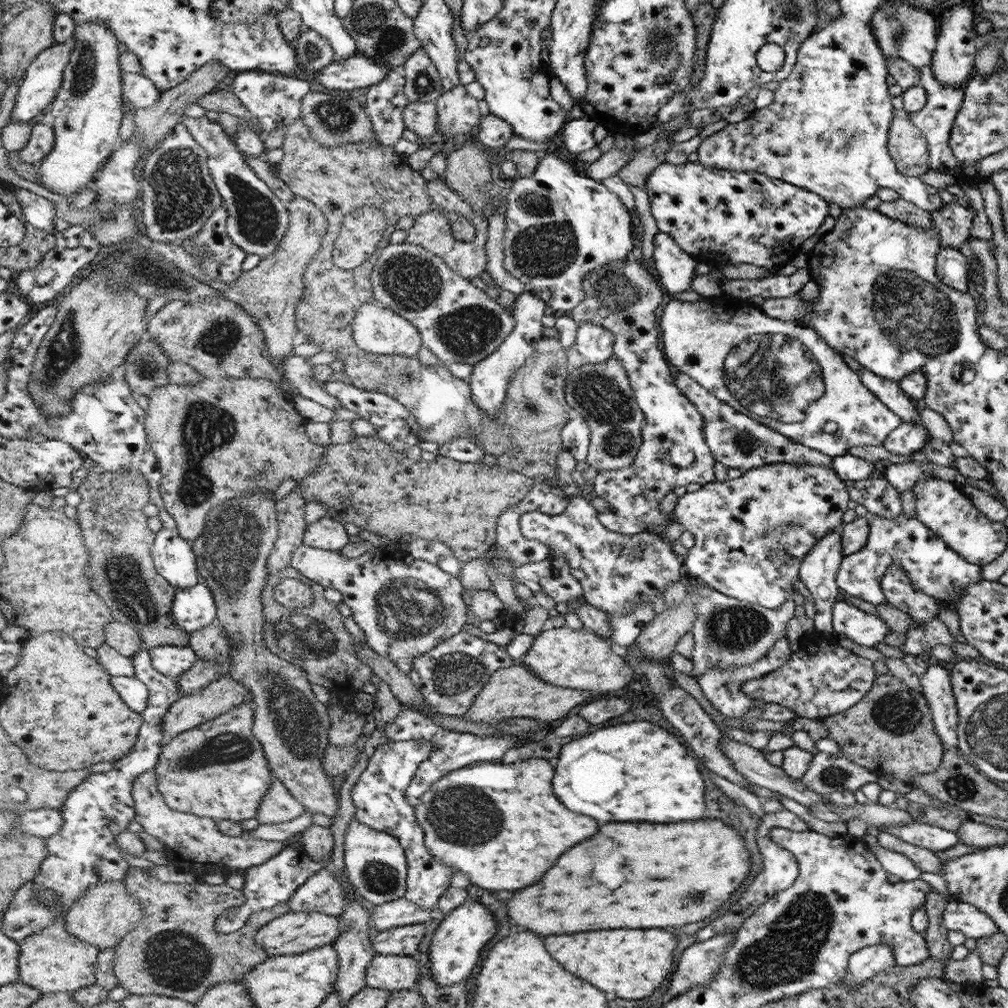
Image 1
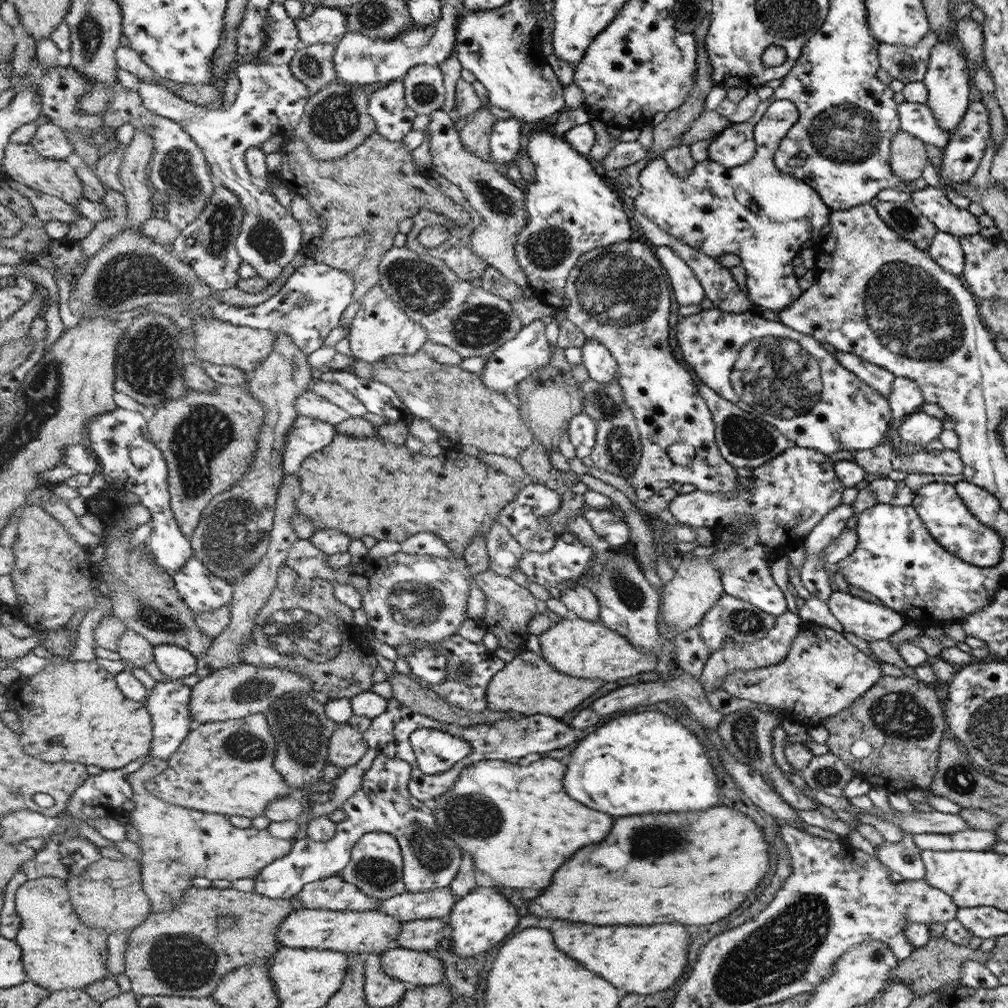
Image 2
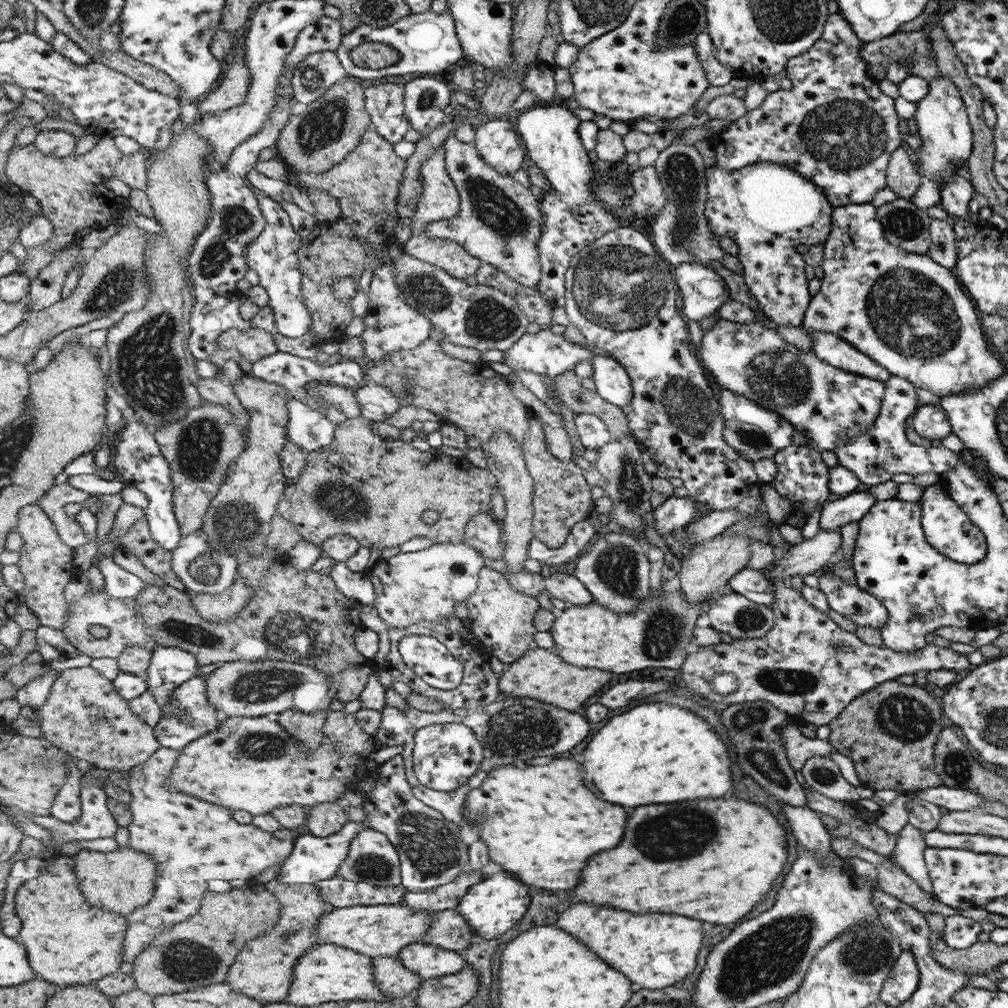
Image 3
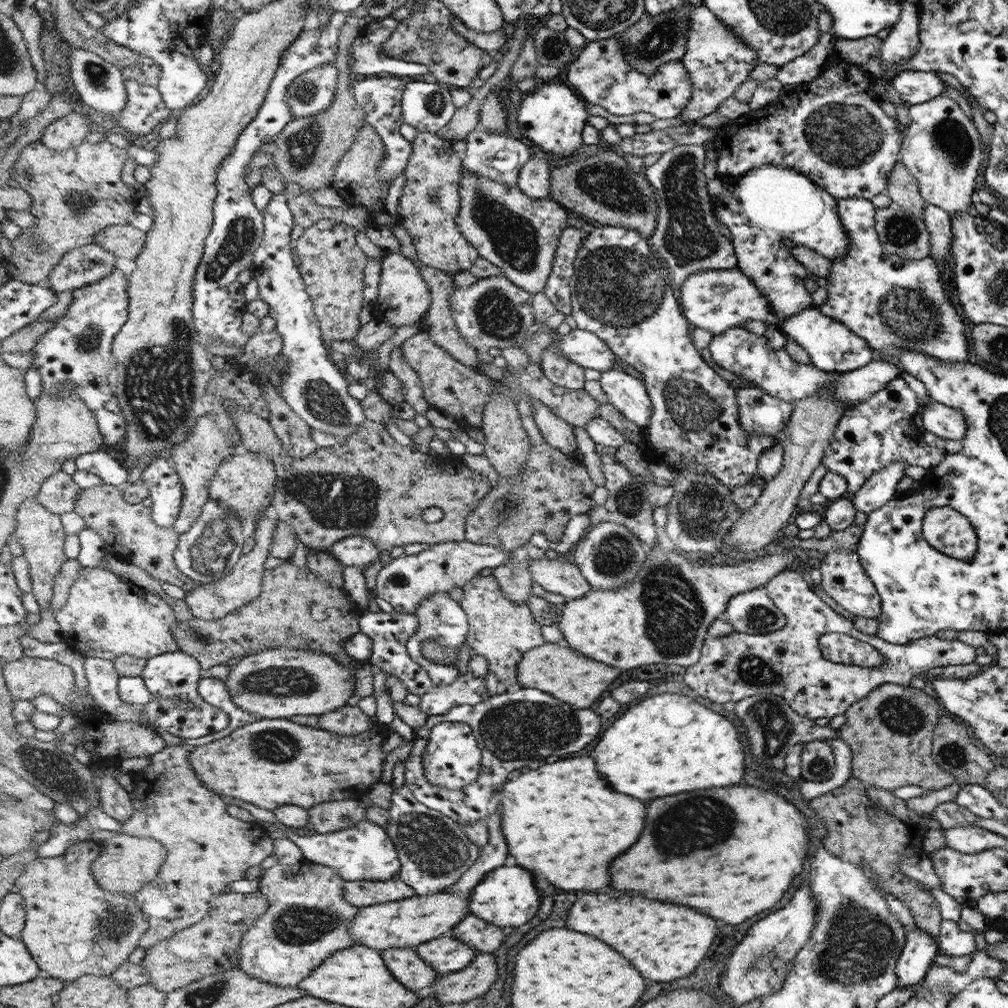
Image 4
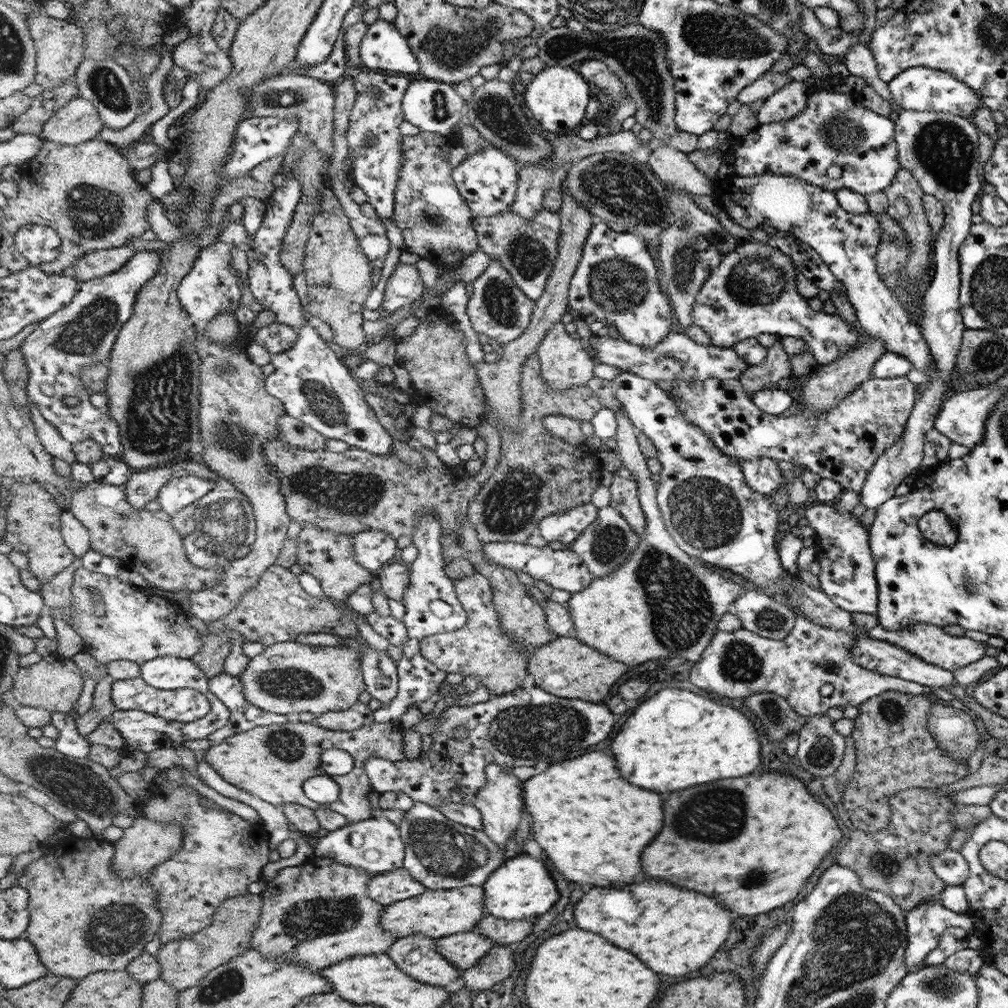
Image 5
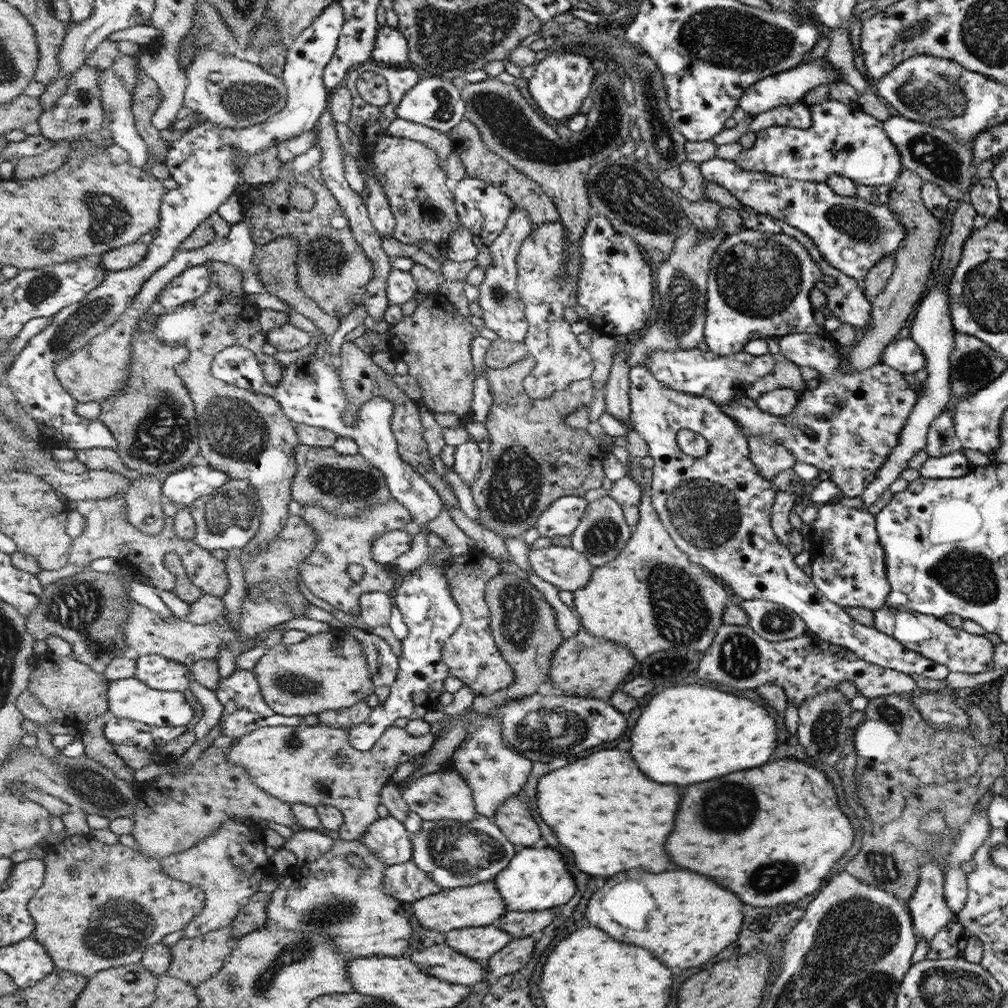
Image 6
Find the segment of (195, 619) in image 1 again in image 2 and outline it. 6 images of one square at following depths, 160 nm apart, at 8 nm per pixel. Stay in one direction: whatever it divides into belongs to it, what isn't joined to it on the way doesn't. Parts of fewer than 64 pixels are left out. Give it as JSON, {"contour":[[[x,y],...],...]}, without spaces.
{"contour":[[[198,556],[191,557],[186,565],[172,576],[181,598],[196,614],[222,608],[232,602],[233,584],[212,575]]]}

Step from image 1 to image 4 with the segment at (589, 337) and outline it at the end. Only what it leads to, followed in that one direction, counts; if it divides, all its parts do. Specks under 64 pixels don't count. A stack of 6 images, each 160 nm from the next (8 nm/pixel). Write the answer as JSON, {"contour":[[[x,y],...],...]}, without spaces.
{"contour":[[[608,369],[601,372],[598,381],[609,402],[634,424],[645,428],[650,422],[651,402],[643,380],[621,369]]]}

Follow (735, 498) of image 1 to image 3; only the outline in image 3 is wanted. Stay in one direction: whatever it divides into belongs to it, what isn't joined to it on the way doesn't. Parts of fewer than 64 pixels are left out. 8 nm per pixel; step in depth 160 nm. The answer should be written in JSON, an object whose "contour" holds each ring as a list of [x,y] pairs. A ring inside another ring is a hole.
{"contour":[[[793,444],[781,449],[773,456],[773,459],[777,466],[777,473],[770,485],[781,497],[790,499],[793,506],[792,515],[802,513],[807,518],[813,511],[822,509],[823,505],[829,502],[829,474],[831,468],[822,461],[821,451],[812,447]],[[671,496],[658,508],[652,510],[654,528],[660,536],[671,537],[674,530],[680,530],[692,523],[698,515],[697,502],[689,497]],[[747,566],[742,569],[732,580],[729,581],[729,588],[736,594],[745,595],[752,602],[773,606],[777,600],[774,583],[770,582],[760,571],[753,570]]]}

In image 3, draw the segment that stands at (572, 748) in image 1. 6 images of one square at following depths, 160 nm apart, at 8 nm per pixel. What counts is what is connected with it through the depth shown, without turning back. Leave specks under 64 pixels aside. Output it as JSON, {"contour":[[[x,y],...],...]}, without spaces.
{"contour":[[[663,702],[644,703],[624,714],[614,716],[584,748],[586,782],[606,798],[606,802],[618,802],[620,806],[644,806],[644,804],[670,804],[694,798],[716,798],[732,788],[728,748],[720,736],[708,728],[708,724],[688,709]]]}

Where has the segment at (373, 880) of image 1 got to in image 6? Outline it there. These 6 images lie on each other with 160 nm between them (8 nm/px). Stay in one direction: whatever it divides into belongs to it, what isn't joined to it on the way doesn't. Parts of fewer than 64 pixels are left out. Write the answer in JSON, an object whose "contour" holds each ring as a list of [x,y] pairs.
{"contour":[[[388,814],[373,822],[359,841],[364,842],[388,866],[408,862],[413,856],[412,839],[403,822]]]}

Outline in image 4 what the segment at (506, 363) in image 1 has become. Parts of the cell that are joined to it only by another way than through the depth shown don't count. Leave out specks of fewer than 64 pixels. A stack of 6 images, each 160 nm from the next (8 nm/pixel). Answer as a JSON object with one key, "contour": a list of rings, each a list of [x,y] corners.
{"contour":[[[572,329],[566,335],[555,335],[561,354],[572,359],[578,366],[599,370],[620,369],[615,363],[620,362],[617,356],[595,334]]]}

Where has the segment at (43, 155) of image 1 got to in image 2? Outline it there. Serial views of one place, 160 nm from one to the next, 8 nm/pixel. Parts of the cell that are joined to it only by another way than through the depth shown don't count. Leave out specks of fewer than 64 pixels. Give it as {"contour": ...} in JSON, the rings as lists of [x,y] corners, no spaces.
{"contour":[[[54,122],[40,125],[36,138],[31,142],[38,154],[46,158],[66,160],[70,154],[74,153],[74,144],[66,136],[67,129],[58,126]]]}

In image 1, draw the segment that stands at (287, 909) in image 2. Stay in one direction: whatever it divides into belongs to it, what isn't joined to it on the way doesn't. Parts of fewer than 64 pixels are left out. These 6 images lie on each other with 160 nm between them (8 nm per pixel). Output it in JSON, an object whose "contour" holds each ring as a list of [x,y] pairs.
{"contour":[[[129,867],[125,883],[133,897],[139,899],[144,907],[140,926],[128,937],[124,937],[116,948],[116,975],[120,979],[120,986],[124,987],[129,995],[161,995],[194,1004],[201,1001],[202,996],[219,983],[242,981],[246,974],[270,957],[268,951],[256,942],[258,931],[275,918],[291,912],[288,901],[283,902],[281,905],[250,913],[242,928],[234,932],[222,933],[217,931],[216,921],[225,910],[244,907],[248,899],[242,890],[234,889],[226,882],[219,885],[205,882],[164,883],[144,873],[139,867]]]}

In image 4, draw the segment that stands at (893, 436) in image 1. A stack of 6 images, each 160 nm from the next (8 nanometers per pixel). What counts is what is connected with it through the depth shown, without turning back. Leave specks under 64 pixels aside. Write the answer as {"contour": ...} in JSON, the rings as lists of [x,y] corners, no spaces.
{"contour":[[[934,401],[925,403],[920,428],[923,432],[935,434],[938,438],[961,441],[968,432],[968,421],[964,411]]]}

